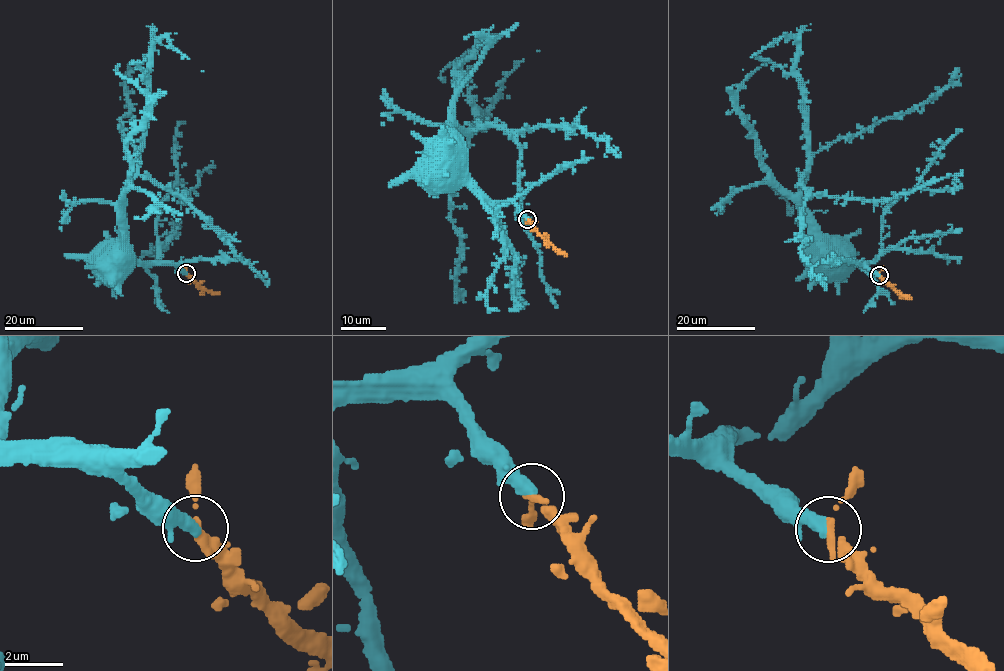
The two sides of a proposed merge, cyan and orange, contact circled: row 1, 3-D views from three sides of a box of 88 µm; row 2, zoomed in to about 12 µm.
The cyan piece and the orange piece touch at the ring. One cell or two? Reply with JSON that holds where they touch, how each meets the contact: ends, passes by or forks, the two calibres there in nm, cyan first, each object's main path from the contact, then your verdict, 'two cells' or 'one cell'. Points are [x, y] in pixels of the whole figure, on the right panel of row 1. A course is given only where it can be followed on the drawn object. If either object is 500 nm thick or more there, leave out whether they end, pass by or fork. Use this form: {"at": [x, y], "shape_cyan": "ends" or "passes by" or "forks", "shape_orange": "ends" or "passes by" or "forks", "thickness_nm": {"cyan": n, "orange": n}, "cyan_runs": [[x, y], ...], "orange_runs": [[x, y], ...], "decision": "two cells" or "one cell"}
{"at": [879, 275], "shape_cyan": "ends", "shape_orange": "passes by", "thickness_nm": {"cyan": 420, "orange": 280}, "cyan_runs": [[879, 274], [864, 263], [812, 261], [815, 260], [813, 257]], "orange_runs": [[879, 274], [905, 297], [912, 299]], "decision": "one cell"}

